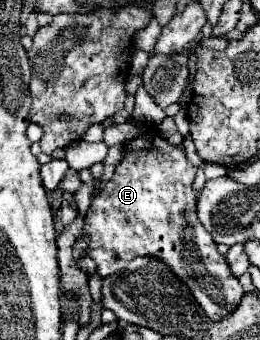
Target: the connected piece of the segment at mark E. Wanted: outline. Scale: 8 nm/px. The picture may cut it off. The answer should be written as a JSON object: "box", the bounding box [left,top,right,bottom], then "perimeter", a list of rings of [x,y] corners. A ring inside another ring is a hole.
{"box":[80,127,244,321],"perimeter":[[[148,127],[140,137],[124,143],[122,161],[116,165],[112,179],[92,199],[90,209],[84,217],[84,227],[82,227],[80,235],[86,235],[90,239],[84,255],[88,255],[96,261],[96,265],[98,265],[96,273],[100,277],[122,271],[130,263],[132,257],[150,255],[150,257],[166,263],[168,269],[190,289],[190,293],[194,295],[198,305],[204,309],[204,313],[210,319],[218,321],[226,313],[230,313],[230,309],[234,309],[234,305],[238,305],[244,291],[242,291],[242,285],[238,283],[238,279],[232,275],[226,257],[218,253],[216,243],[212,241],[210,233],[204,229],[204,225],[196,217],[198,195],[192,187],[194,177],[196,177],[196,167],[188,161],[184,147],[170,145],[168,141],[164,141],[160,137],[156,127],[154,129]]]}

